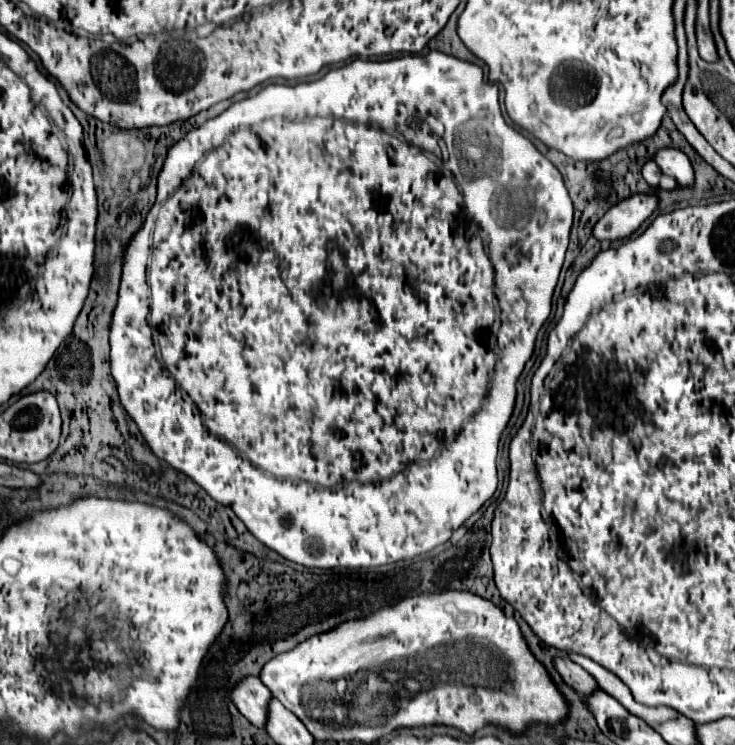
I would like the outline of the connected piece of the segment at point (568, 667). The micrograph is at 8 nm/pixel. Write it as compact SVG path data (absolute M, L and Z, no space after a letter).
M556 658L554 664L556 664L556 670L560 672L560 676L564 678L564 682L570 684L576 692L588 696L588 694L600 690L596 680L582 666L574 664L570 658Z

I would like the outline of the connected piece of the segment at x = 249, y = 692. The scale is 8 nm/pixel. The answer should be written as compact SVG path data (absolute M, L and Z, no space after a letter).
M246 678L238 682L232 692L236 708L258 728L266 726L266 708L272 700L272 692L262 684L260 678Z

